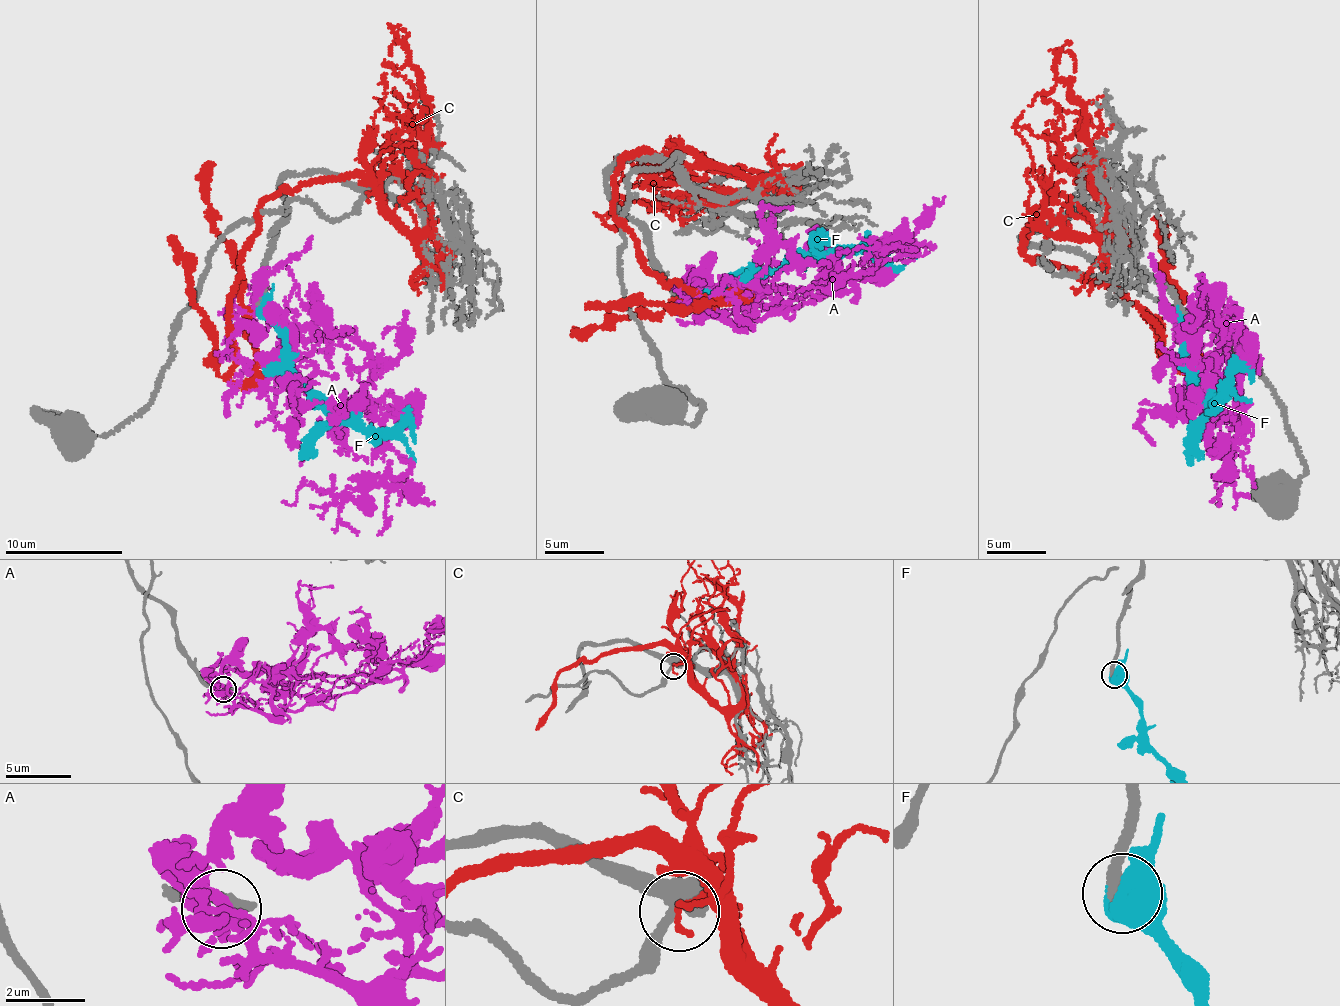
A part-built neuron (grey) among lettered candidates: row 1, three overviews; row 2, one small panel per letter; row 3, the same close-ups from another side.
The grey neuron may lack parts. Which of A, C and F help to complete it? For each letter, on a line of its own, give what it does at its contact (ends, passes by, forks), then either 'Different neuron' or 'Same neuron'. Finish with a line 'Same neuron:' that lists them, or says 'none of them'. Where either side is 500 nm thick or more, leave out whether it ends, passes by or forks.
A: It forks there. Different neuron
C: It ends there. Different neuron
F: It forks there. Same neuron
Same neuron: F

